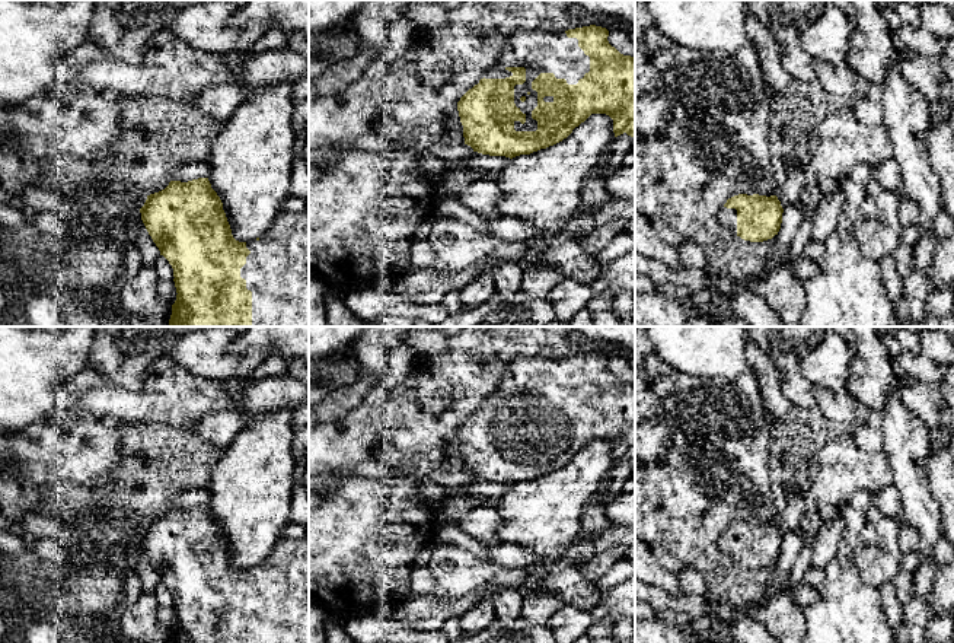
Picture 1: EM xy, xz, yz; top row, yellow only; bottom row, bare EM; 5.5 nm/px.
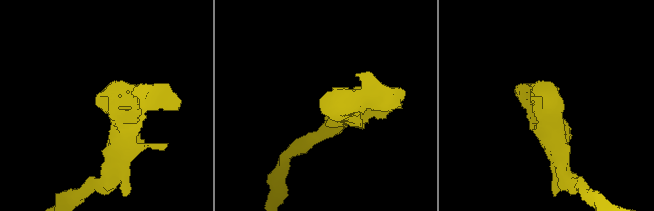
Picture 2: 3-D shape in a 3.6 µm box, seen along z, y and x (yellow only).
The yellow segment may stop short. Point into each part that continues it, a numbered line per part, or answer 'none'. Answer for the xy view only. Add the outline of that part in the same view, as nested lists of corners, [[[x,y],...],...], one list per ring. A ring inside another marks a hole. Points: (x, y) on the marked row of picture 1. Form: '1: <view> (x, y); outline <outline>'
1: xy (277, 270); outline [[[309,206],[301,211],[278,214],[256,241],[248,241],[251,254],[240,268],[252,292],[252,327],[309,327]]]

